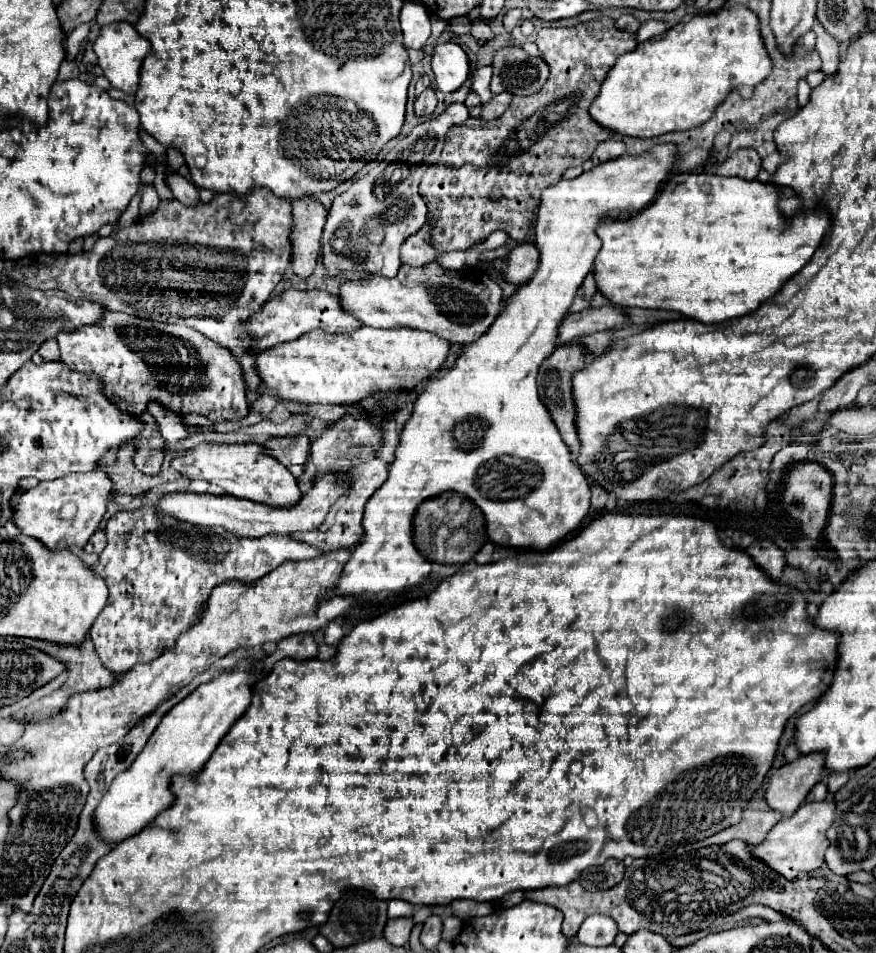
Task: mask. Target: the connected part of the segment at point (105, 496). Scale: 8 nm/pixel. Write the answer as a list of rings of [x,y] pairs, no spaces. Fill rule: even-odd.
[[[90,471],[84,475],[66,475],[54,481],[40,481],[36,487],[32,487],[20,497],[16,511],[14,511],[14,523],[24,535],[40,539],[48,549],[62,549],[62,547],[72,547],[72,545],[84,547],[88,539],[92,537],[92,533],[98,529],[106,513],[106,505],[110,497],[112,497],[112,479],[110,475],[106,475],[106,471]]]

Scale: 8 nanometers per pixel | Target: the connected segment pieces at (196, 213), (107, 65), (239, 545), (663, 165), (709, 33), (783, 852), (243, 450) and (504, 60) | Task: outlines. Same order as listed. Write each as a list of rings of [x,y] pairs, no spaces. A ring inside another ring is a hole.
[[[258,187],[252,193],[248,193],[242,199],[240,197],[232,197],[230,193],[218,194],[210,203],[198,201],[192,207],[182,205],[178,199],[170,199],[170,201],[160,201],[160,207],[152,215],[146,215],[144,219],[134,221],[130,227],[120,229],[118,233],[112,233],[108,237],[100,237],[92,251],[82,251],[82,253],[76,253],[76,255],[68,255],[68,253],[66,255],[46,255],[46,253],[40,253],[40,255],[34,255],[32,261],[20,261],[20,263],[32,265],[30,286],[34,289],[42,289],[42,291],[46,291],[46,289],[62,289],[62,291],[70,293],[76,299],[88,299],[88,301],[102,303],[108,311],[124,311],[124,313],[130,313],[130,315],[136,315],[136,317],[142,317],[142,319],[158,319],[160,317],[160,321],[168,321],[168,323],[186,323],[186,325],[198,329],[200,333],[208,333],[208,335],[210,335],[208,325],[212,323],[212,327],[214,327],[214,341],[220,343],[222,347],[228,347],[236,355],[236,359],[238,359],[238,363],[242,367],[244,379],[246,379],[246,387],[250,391],[256,391],[258,385],[260,385],[260,377],[256,373],[254,353],[250,351],[250,339],[248,339],[246,331],[240,329],[238,323],[248,319],[252,313],[260,311],[262,303],[266,303],[270,299],[274,287],[282,281],[284,271],[290,265],[290,241],[288,241],[290,223],[292,223],[292,207],[290,207],[290,203],[284,201],[284,199],[278,199],[272,191],[262,189],[262,187]]]
[[[112,23],[112,25],[104,25],[100,29],[100,35],[92,47],[96,53],[98,65],[104,73],[104,77],[110,81],[110,85],[128,95],[134,95],[138,89],[138,83],[140,83],[140,65],[142,65],[144,57],[150,53],[150,41],[140,37],[140,33],[130,23]]]
[[[146,509],[120,511],[106,523],[108,545],[100,553],[92,571],[108,585],[108,601],[90,629],[96,653],[106,669],[124,675],[138,663],[150,663],[166,647],[172,647],[178,635],[190,631],[206,609],[210,591],[230,579],[250,583],[270,573],[284,561],[314,559],[320,551],[294,541],[286,535],[266,537],[232,537],[230,533],[212,535],[200,531],[200,539],[192,543],[166,543],[158,539],[158,525],[148,517]]]
[[[658,145],[638,157],[622,155],[614,161],[606,161],[576,179],[562,179],[542,191],[536,219],[536,247],[540,249],[538,271],[516,291],[514,297],[508,299],[490,331],[466,345],[462,355],[456,359],[456,365],[446,373],[432,377],[418,395],[412,417],[400,433],[400,445],[396,449],[396,459],[390,465],[390,475],[366,505],[366,539],[358,543],[346,563],[338,581],[338,595],[402,591],[428,579],[430,561],[426,561],[412,543],[412,517],[424,499],[446,491],[462,493],[468,499],[474,499],[476,505],[482,505],[488,537],[496,545],[542,551],[556,545],[582,525],[590,509],[590,485],[582,469],[570,459],[566,443],[562,443],[550,413],[538,397],[536,373],[546,355],[554,351],[558,335],[556,329],[600,251],[602,243],[598,241],[596,227],[610,215],[634,215],[650,205],[660,183],[674,167],[674,161],[676,149],[672,145]]]
[[[744,5],[722,7],[714,13],[694,15],[680,21],[666,33],[640,43],[632,53],[620,55],[602,83],[590,115],[604,127],[630,137],[658,137],[670,131],[686,131],[706,123],[716,107],[740,85],[758,85],[770,75],[772,61],[764,47],[760,21],[754,11]]]
[[[836,801],[802,803],[792,817],[788,819],[784,817],[778,825],[774,825],[764,843],[754,847],[752,855],[762,859],[780,875],[786,875],[786,879],[796,879],[802,873],[818,869],[824,863],[824,851],[828,849],[830,843],[826,831],[830,829],[830,823],[834,823],[834,811],[836,811]]]
[[[200,443],[194,449],[188,449],[182,455],[174,457],[170,465],[190,481],[202,479],[216,483],[228,495],[266,503],[272,507],[290,507],[302,497],[296,485],[296,477],[282,463],[278,463],[278,459],[270,459],[270,455],[262,451],[260,443]]]
[[[504,47],[498,49],[492,63],[492,83],[490,91],[494,95],[508,91],[514,95],[532,95],[538,93],[550,71],[540,57],[528,55],[522,47]]]

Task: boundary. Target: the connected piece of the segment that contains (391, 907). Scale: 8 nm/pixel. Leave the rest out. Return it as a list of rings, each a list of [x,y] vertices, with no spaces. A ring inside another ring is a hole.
[[[398,899],[388,901],[388,917],[404,917],[404,915],[408,915],[408,917],[414,915],[414,909],[410,903],[398,901]]]

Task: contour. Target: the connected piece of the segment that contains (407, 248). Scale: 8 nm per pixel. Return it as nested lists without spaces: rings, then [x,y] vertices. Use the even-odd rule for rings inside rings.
[[[428,219],[422,229],[418,229],[414,235],[410,235],[410,239],[406,239],[402,243],[400,259],[402,259],[404,265],[422,267],[426,263],[432,263],[436,257],[444,255],[442,251],[434,251],[434,245],[428,239],[428,235],[430,235],[432,229],[434,229],[432,227],[432,219]]]

